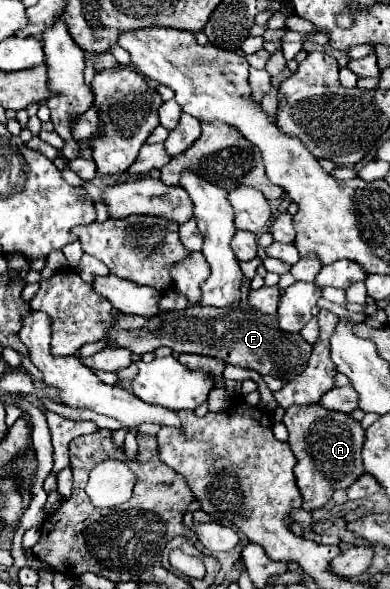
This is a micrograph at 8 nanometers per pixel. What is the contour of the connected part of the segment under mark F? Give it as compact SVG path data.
M243 284L241 288L241 300L235 304L229 304L225 308L209 308L209 306L189 306L187 310L179 312L161 312L153 318L141 318L141 316L121 316L117 314L117 324L113 326L113 332L109 332L109 342L115 342L117 346L129 348L135 354L147 354L155 352L161 346L167 346L179 354L205 354L219 360L225 360L227 364L251 368L259 374L271 374L283 382L293 380L293 376L299 376L305 370L305 364L309 362L313 346L303 340L301 334L291 334L279 328L277 316L267 316L249 306L247 302L249 286Z

